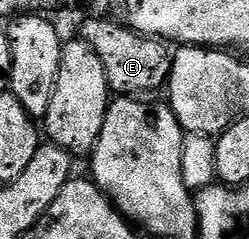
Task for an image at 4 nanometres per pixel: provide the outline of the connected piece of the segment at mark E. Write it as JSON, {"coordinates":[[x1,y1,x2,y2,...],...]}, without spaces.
{"coordinates":[[108,18,86,19,80,26,78,38,98,52,102,68,106,68,109,91,113,95,148,96,151,90,163,91,167,87,172,71,172,54,161,39,150,38,131,30,123,21,111,22]]}

